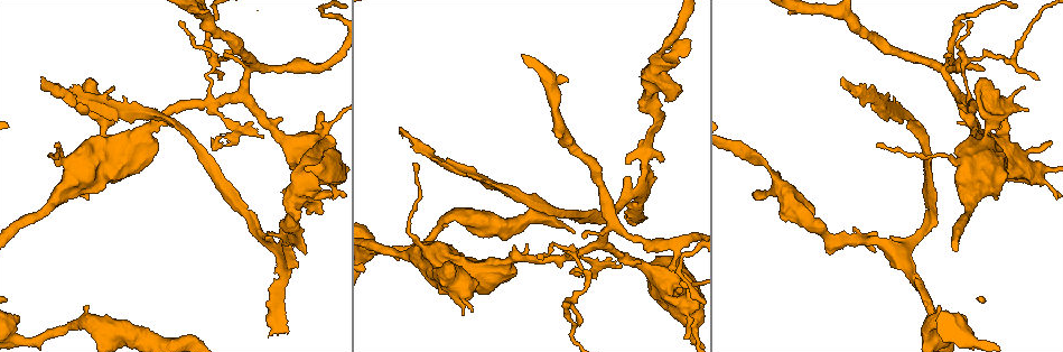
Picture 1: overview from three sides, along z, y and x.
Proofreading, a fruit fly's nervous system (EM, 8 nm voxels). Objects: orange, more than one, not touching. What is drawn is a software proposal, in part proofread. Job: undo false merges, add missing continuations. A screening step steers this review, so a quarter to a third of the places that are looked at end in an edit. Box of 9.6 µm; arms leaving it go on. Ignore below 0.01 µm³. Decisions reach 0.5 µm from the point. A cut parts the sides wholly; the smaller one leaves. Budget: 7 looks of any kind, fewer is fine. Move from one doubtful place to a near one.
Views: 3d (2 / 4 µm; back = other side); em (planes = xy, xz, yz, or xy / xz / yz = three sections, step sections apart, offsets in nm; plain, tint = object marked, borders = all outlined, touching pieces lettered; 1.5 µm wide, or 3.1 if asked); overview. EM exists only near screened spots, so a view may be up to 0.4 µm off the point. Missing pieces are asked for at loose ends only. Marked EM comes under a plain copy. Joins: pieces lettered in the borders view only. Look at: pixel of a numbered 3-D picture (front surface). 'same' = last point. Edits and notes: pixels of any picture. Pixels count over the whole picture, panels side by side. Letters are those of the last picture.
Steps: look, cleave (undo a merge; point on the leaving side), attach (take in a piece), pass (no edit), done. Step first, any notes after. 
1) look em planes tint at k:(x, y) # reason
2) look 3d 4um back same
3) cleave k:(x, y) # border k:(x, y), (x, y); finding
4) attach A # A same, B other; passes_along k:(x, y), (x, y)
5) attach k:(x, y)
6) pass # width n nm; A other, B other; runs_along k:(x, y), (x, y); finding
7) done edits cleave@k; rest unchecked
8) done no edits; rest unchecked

look 3d 4um at 1:(679, 87) # branch stops here

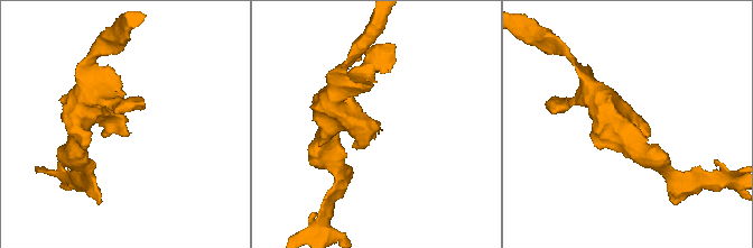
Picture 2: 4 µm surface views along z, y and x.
look em planes borders at 2:(377, 127)

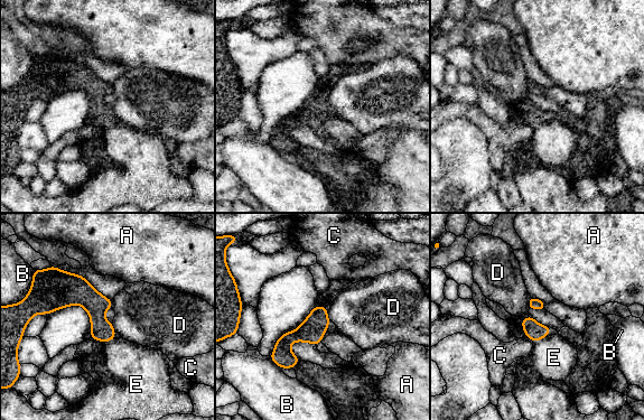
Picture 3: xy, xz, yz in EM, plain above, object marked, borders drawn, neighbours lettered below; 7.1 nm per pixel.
pass # longest_contact B 130 nm; A other, B other, C other, D other, E other; border 3:(325, 307), (329, 319); none of them fits

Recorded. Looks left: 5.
look 3d 2um at 1:(287, 331) # free end

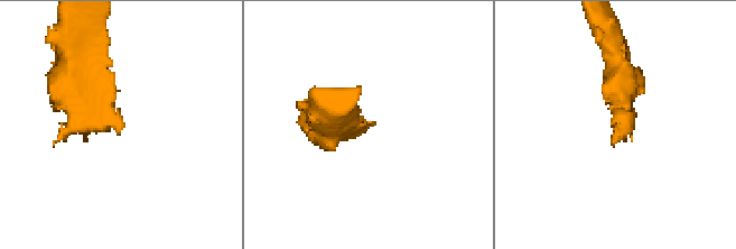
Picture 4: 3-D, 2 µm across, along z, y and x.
look em planes borders at 4:(374, 121) # need the tissue

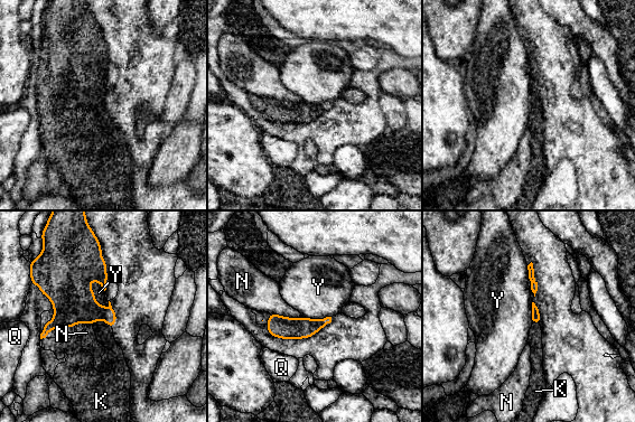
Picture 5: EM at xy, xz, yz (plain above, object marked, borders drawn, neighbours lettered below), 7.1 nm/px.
attach K # longest_contact Y 280 nm; K same, N other, Q other, Y other; it goes on there

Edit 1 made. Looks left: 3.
done edits attach@5; rest unchecked

